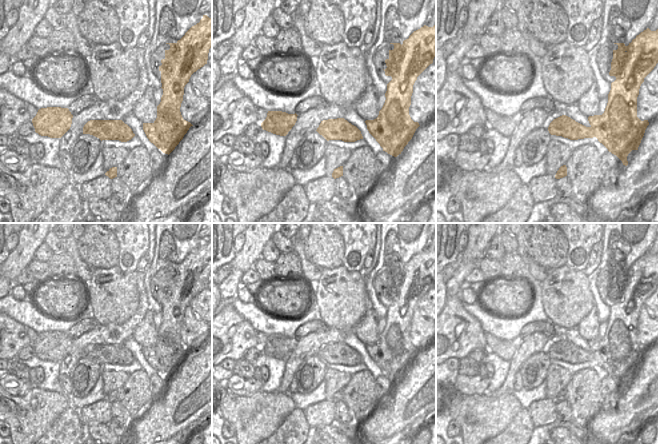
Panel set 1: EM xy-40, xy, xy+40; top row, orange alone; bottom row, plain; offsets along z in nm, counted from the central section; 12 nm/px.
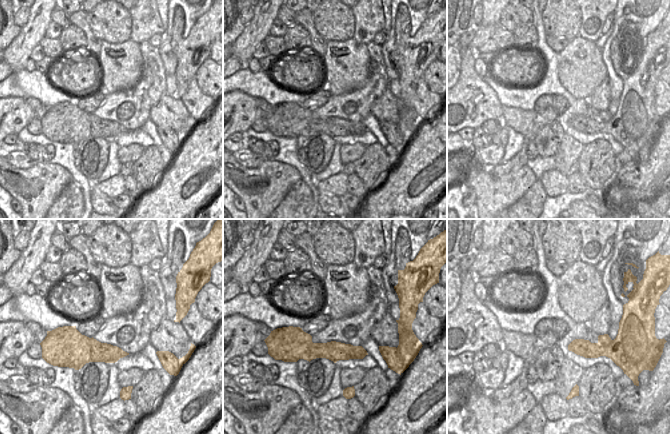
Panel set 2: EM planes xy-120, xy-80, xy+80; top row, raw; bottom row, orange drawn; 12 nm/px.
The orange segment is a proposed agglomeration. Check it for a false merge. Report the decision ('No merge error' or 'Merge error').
Merge error

